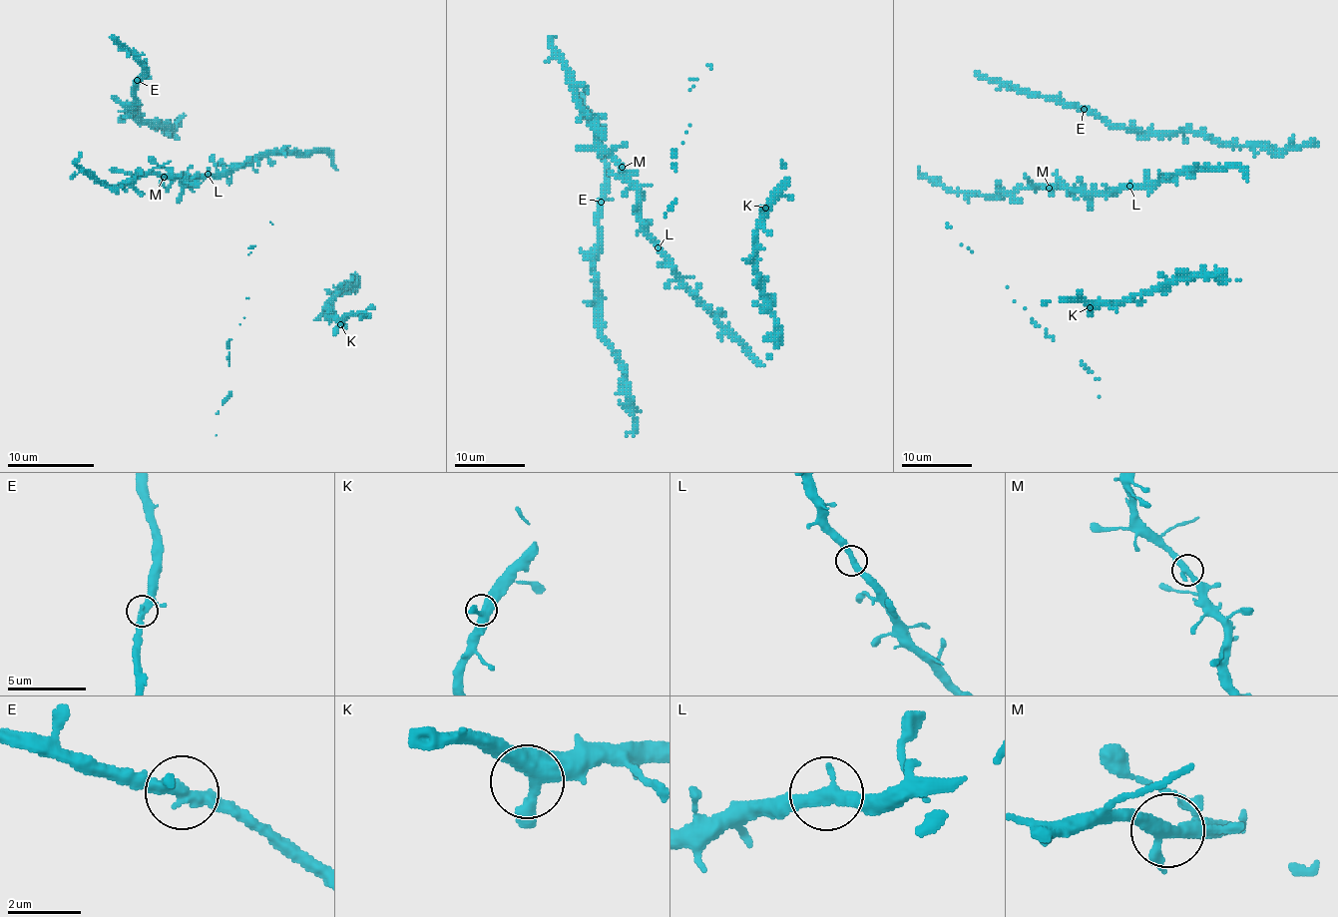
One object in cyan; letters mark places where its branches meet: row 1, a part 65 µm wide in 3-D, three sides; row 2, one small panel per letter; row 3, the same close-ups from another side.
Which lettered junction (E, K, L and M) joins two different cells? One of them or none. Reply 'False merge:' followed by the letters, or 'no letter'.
False merge: no letter

